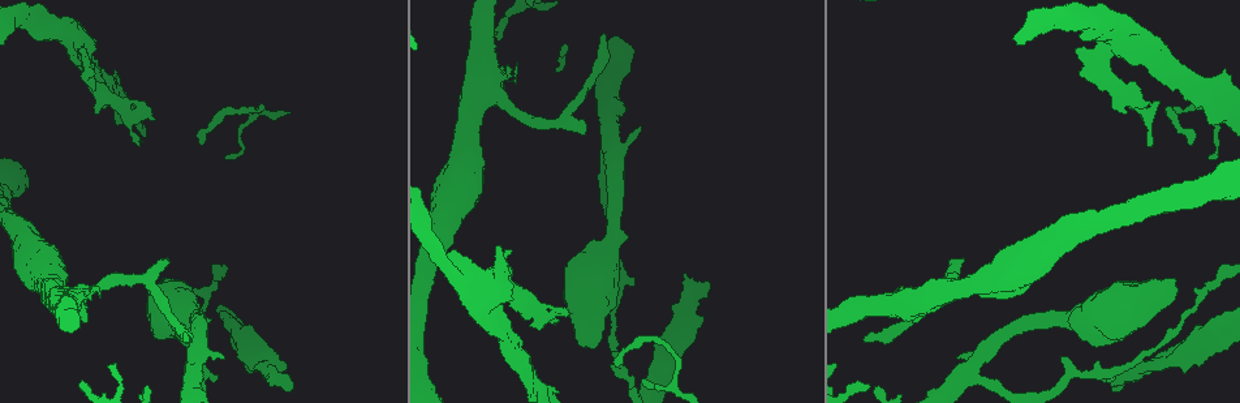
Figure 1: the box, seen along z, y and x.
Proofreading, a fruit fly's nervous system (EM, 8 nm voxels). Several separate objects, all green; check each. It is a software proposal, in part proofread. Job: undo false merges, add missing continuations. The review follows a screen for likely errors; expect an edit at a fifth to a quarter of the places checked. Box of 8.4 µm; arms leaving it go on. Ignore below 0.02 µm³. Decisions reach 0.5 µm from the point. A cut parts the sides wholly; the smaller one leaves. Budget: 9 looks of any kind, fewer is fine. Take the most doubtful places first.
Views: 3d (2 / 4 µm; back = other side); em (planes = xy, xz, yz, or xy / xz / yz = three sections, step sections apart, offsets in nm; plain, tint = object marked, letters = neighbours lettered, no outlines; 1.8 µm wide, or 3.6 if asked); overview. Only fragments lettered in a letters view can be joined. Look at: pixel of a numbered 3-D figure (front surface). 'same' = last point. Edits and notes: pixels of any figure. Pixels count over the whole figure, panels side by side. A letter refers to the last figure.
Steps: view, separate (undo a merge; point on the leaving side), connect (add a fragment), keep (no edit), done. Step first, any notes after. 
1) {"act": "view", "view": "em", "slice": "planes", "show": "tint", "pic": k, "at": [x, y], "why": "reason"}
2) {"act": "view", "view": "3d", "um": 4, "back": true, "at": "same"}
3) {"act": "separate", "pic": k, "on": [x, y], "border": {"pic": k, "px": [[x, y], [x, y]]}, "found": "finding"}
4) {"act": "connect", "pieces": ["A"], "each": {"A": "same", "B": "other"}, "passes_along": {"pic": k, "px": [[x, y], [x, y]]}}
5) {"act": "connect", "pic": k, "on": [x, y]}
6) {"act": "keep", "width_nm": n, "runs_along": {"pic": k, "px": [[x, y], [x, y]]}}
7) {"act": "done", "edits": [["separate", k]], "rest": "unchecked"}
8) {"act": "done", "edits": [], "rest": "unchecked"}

{"act": "view", "view": "em", "slice": "planes", "show": "tint", "pic": 1, "at": [961, 258], "why": "an open end"}

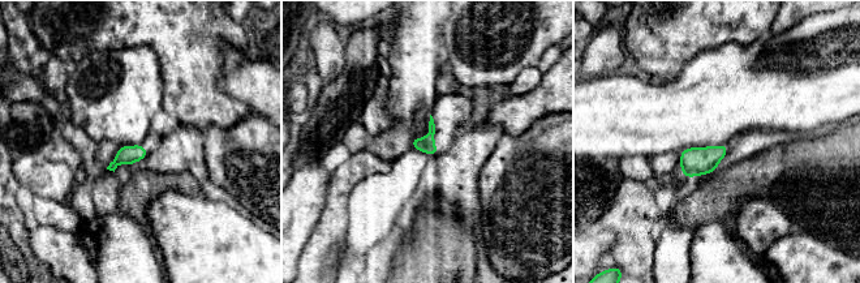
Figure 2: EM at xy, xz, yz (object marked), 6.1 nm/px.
{"act": "view", "view": "em", "slice": "planes", "show": "letters", "at": "same"}

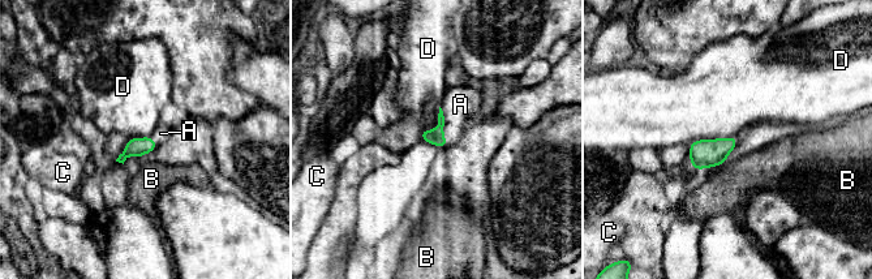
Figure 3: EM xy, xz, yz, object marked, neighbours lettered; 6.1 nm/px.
{"act": "connect", "pieces": ["A"], "each": {"A": "same", "B": "other", "C": "other", "D": "other"}, "passes_along": {"pic": 3, "px": [[437, 137], [443, 125], [460, 104]]}, "found": "it goes on there"}

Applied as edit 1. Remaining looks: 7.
{"act": "view", "view": "overview", "why": "redraw"}

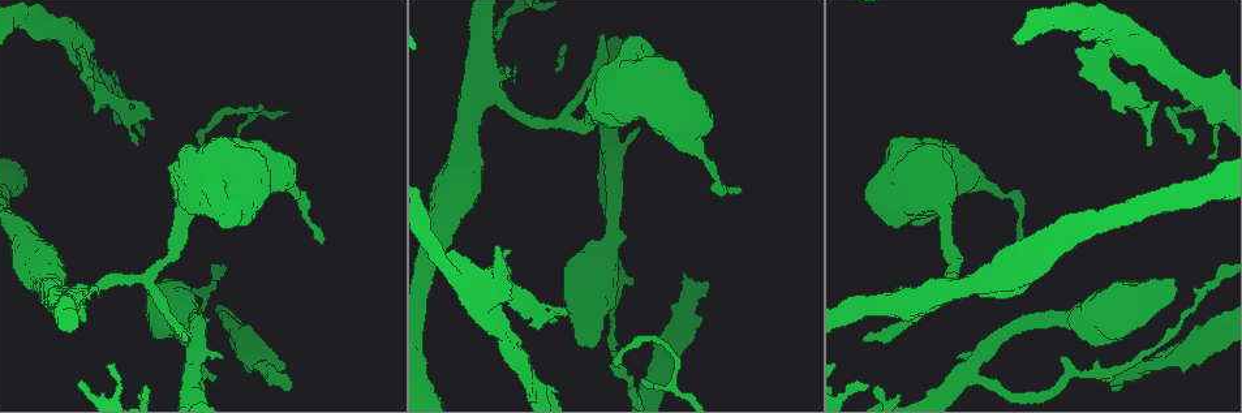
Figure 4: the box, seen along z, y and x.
{"act": "view", "view": "3d", "um": 4, "pic": 4, "at": [600, 37], "why": "branch stops here"}

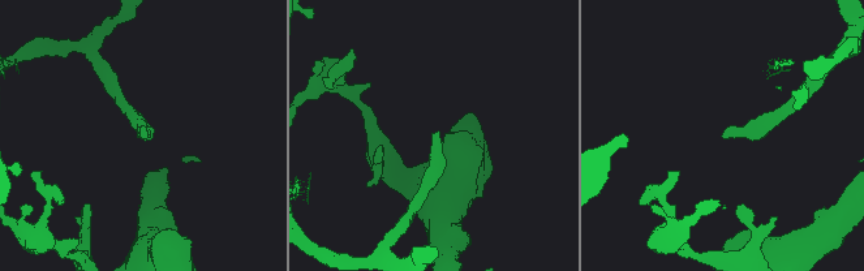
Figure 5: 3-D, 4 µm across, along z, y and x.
{"act": "view", "view": "em", "slice": "yz", "step": 8, "show": "plain", "pic": 5, "at": [721, 136], "why": "now the EM"}

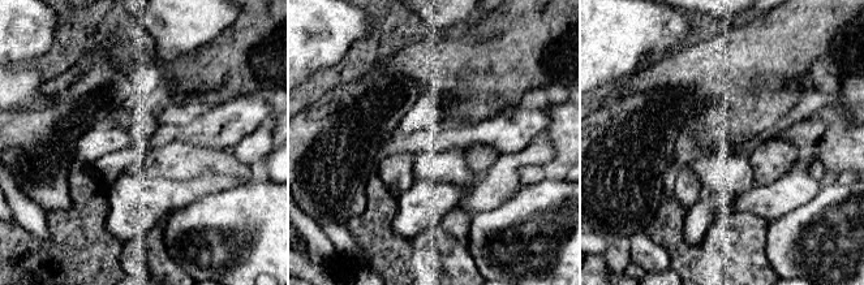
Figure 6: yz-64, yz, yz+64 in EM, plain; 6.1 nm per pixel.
{"act": "view", "view": "em", "slice": "yz", "step": 8, "show": "letters", "at": "same"}

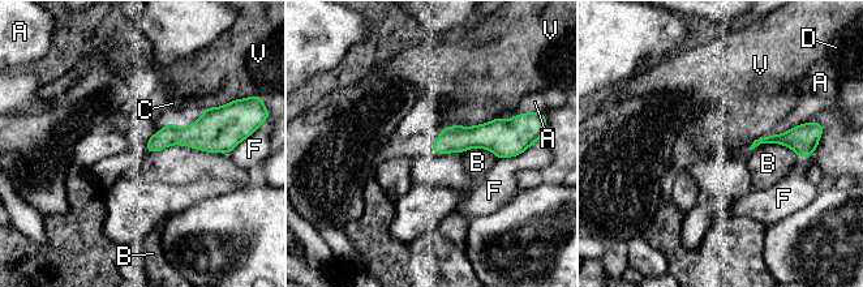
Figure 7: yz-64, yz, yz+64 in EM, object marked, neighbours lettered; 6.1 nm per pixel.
{"act": "keep", "each": {"A": "other", "B": "other", "C": "other", "D": "other", "F": "other", "V": "other"}, "found": "none of them fits"}

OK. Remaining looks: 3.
{"act": "view", "view": "3d", "um": 4, "pic": 4, "at": [1063, 358], "why": "free end"}

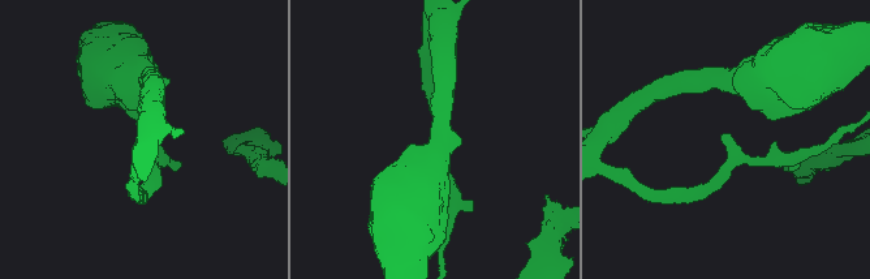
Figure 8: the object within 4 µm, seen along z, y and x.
{"act": "view", "view": "em", "um": 3.6, "slice": "planes", "show": "plain", "pic": 8, "at": [725, 134], "arm_widths_nm": [160, 170], "why": "need the tissue"}

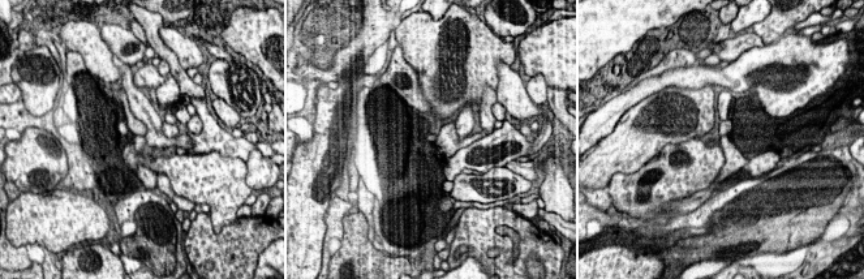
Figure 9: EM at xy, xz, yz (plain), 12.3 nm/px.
{"act": "view", "view": "em", "um": 3.6, "slice": "planes", "show": "letters", "at": "same", "why": "what lies round it"}

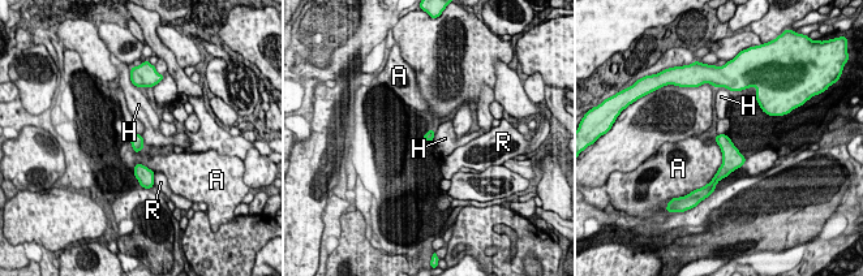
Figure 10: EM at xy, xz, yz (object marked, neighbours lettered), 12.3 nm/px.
{"act": "keep", "width_nm": 120, "each": {"A": "other", "H": "other", "R": "other"}, "border": {"pic": 10, "px": [[434, 129], [432, 141]]}, "found": "no lettered fragment goes on from it"}

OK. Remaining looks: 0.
{"act": "done", "edits": [["connect", 3]], "rest": "unchecked"}

